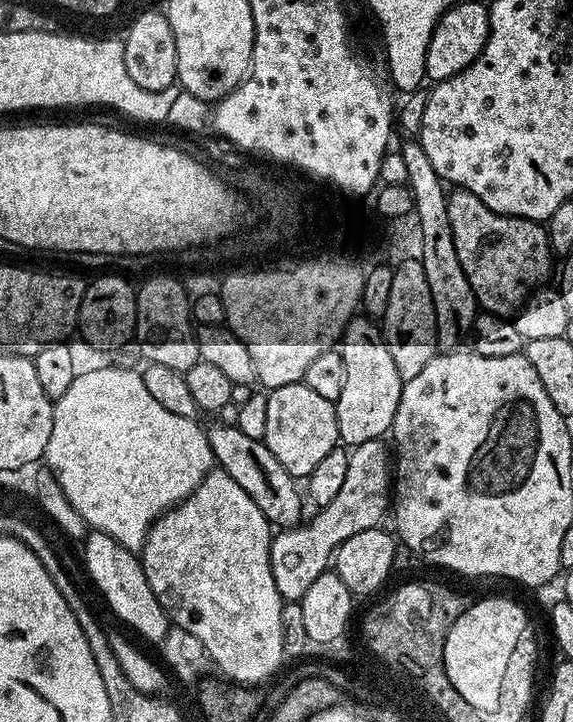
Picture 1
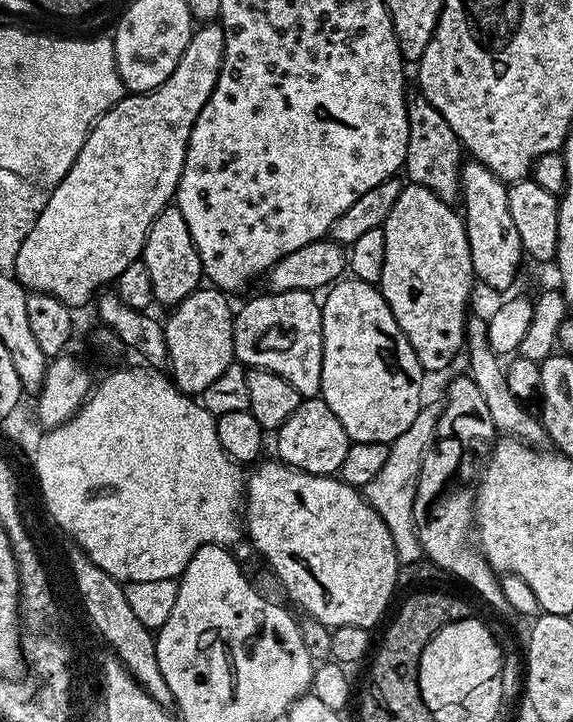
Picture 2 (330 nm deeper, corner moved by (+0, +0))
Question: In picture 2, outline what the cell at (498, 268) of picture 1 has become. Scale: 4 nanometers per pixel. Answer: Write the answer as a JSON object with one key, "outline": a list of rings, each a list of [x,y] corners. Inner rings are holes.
{"outline":[[[419,92],[409,93],[407,102],[407,146],[403,171],[408,172],[411,183],[422,186],[450,205],[461,199],[460,170],[462,167],[462,145],[446,118],[431,106],[429,100]]]}

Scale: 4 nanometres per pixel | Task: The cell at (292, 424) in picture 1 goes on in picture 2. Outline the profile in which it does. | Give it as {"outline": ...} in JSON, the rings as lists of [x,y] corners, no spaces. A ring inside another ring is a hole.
{"outline":[[[322,398],[301,399],[298,410],[286,418],[286,422],[275,429],[276,452],[283,463],[300,472],[309,472],[311,476],[330,476],[339,473],[342,462],[346,459],[346,450],[350,443],[342,422],[334,418],[334,410],[326,406]]]}

